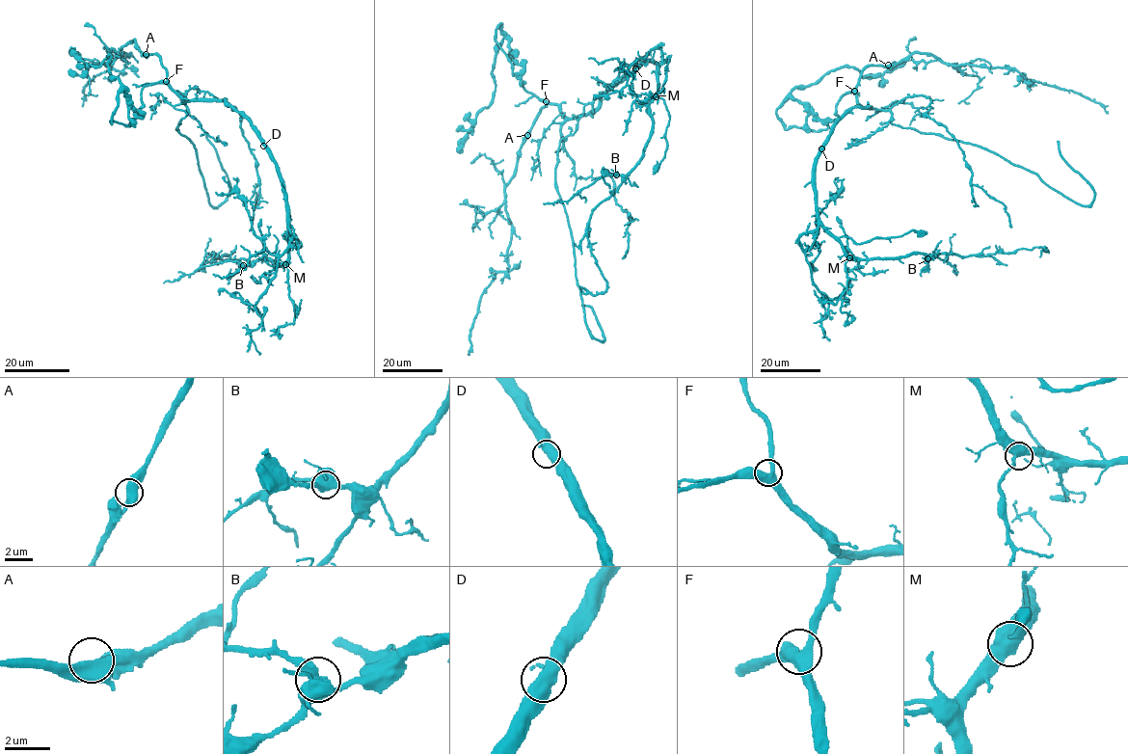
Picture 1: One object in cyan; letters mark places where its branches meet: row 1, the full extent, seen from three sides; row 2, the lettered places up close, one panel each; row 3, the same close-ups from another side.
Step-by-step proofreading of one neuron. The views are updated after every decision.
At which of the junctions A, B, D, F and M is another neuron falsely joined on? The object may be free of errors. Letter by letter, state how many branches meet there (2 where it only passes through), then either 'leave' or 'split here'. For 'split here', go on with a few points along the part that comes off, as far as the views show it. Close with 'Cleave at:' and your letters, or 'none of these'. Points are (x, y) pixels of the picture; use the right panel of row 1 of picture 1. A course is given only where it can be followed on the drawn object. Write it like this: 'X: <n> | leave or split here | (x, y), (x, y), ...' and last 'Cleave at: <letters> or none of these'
A: 3 | leave
B: 3 | leave
D: 3 | leave
F: 3 | leave
M: 3 | leave
Cleave at: none of these

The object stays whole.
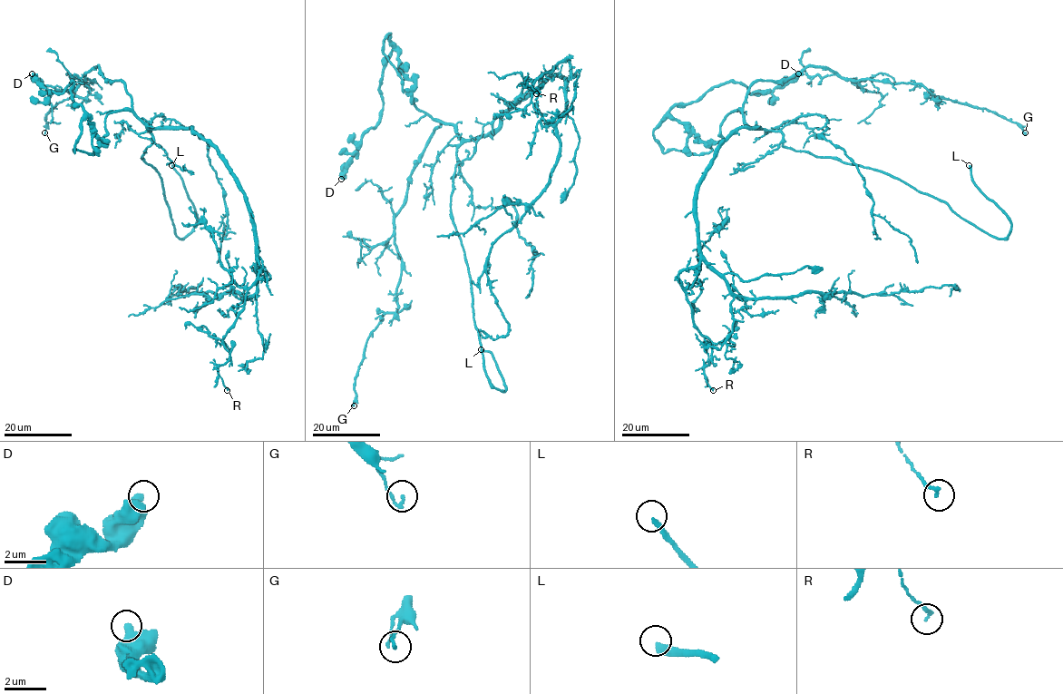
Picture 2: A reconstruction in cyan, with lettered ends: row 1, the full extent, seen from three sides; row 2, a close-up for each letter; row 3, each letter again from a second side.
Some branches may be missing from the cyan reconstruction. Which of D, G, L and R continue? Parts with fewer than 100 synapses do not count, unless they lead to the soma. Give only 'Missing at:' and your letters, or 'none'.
Missing at: L

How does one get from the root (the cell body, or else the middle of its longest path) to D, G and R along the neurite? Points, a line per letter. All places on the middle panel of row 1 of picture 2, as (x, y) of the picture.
D: (520, 100), (494, 131), (463, 140), (416, 108), (394, 49), (380, 122), (341, 179)
G: (520, 100), (486, 134), (463, 140), (444, 122), (432, 134), (394, 217), (397, 310), (366, 342), (354, 405)
R: (520, 100), (546, 79), (567, 80), (567, 58), (533, 83), (531, 91), (539, 92), (527, 83), (536, 93)

